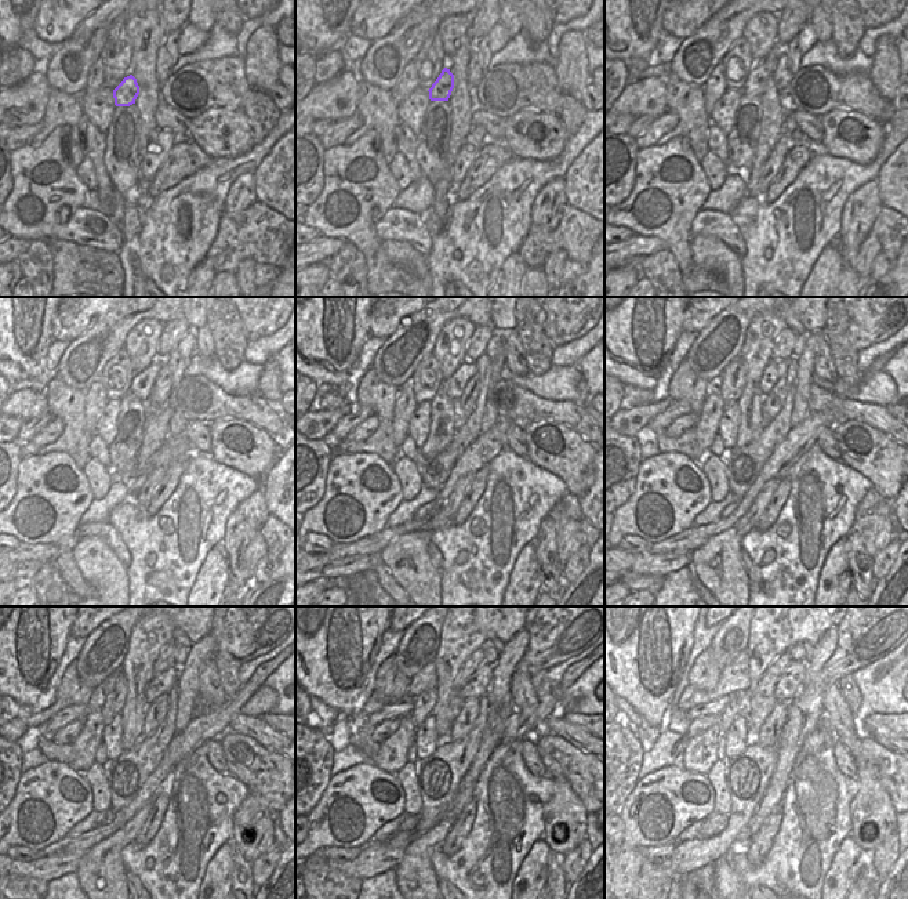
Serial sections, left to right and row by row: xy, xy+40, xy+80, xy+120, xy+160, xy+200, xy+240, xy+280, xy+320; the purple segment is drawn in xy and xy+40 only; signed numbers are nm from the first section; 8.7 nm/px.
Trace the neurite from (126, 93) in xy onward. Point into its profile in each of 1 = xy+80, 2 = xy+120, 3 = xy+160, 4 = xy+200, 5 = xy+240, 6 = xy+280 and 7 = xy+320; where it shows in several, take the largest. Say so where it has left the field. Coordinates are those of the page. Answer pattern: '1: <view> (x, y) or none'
1: xy+80 (755, 84)
2: xy+120 (142, 384)
3: xy+160 (468, 369)
4: xy+200 (776, 369)
5: xy+240 (160, 684)
6: xy+280 (476, 685)
7: xy+320 (788, 687)

